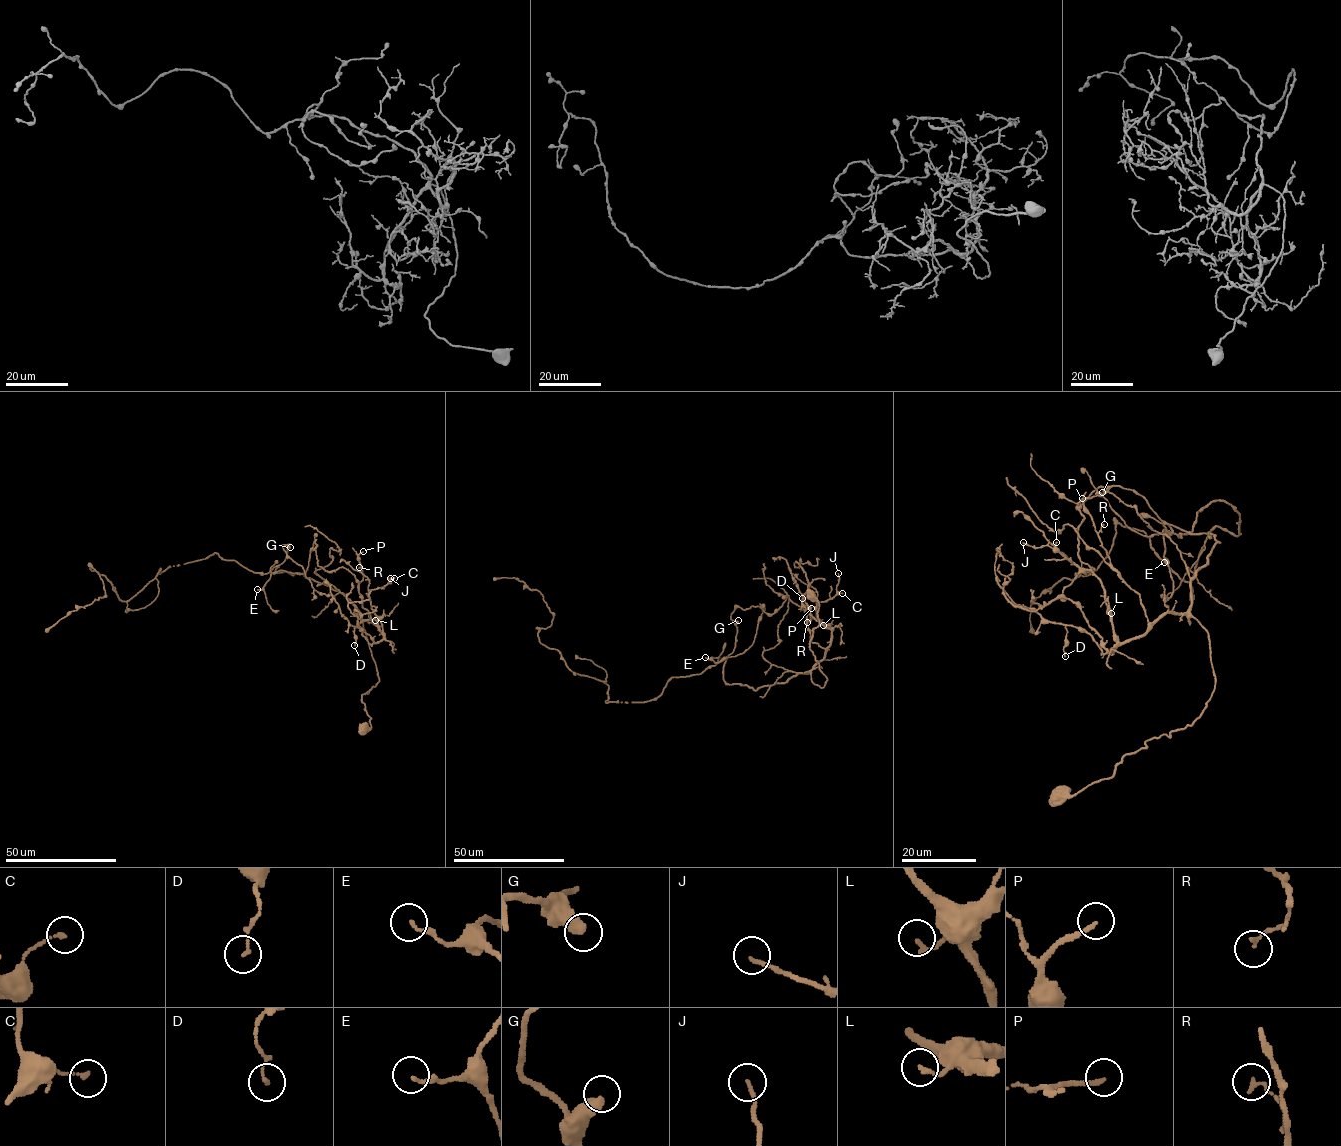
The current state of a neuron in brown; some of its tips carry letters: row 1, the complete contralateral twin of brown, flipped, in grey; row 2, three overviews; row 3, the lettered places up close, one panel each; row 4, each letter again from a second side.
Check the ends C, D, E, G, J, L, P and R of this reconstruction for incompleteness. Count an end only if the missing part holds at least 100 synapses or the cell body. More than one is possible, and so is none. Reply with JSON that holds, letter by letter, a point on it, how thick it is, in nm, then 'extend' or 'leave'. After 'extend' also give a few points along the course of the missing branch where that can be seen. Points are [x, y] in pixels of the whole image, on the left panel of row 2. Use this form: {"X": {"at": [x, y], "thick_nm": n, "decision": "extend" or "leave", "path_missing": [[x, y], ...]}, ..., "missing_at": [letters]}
{"C": {"at": [394, 578], "thick_nm": 150, "decision": "leave"}, "D": {"at": [354, 645], "thick_nm": 110, "decision": "leave"}, "E": {"at": [257, 589], "thick_nm": 150, "decision": "leave"}, "G": {"at": [290, 547], "thick_nm": 500, "decision": "leave"}, "J": {"at": [390, 578], "thick_nm": 140, "decision": "leave"}, "L": {"at": [375, 620], "thick_nm": 160, "decision": "leave"}, "P": {"at": [363, 551], "thick_nm": 180, "decision": "leave"}, "R": {"at": [359, 567], "thick_nm": 160, "decision": "leave"}, "missing_at": []}

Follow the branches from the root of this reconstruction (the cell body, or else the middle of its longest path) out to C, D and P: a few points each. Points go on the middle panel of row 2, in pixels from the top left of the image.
C: (811, 595), (819, 624), (809, 648), (823, 687), (811, 670), (831, 629), (816, 606), (842, 593)
D: (811, 595), (819, 624), (809, 648), (823, 687), (811, 670), (831, 630), (802, 598)
P: (811, 595), (819, 624), (809, 648), (827, 678), (823, 687), (811, 680), (825, 649), (810, 639), (811, 608)

